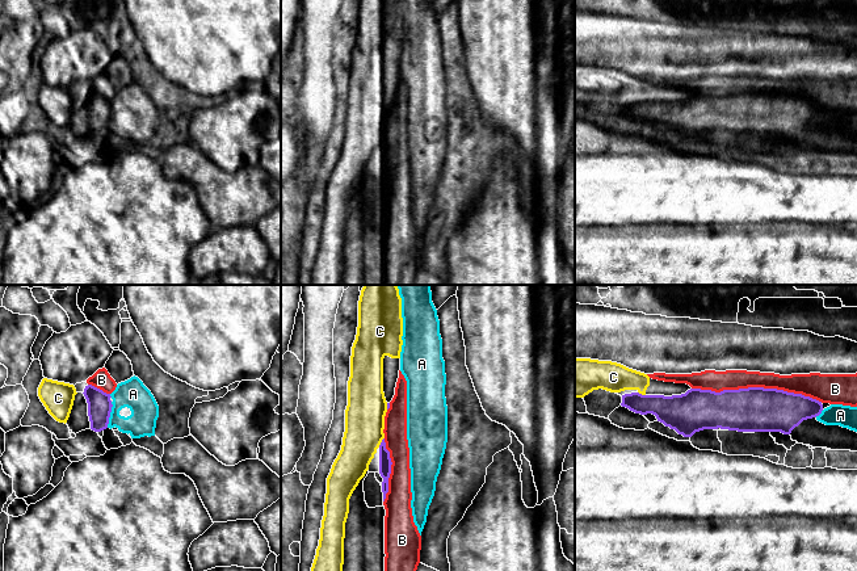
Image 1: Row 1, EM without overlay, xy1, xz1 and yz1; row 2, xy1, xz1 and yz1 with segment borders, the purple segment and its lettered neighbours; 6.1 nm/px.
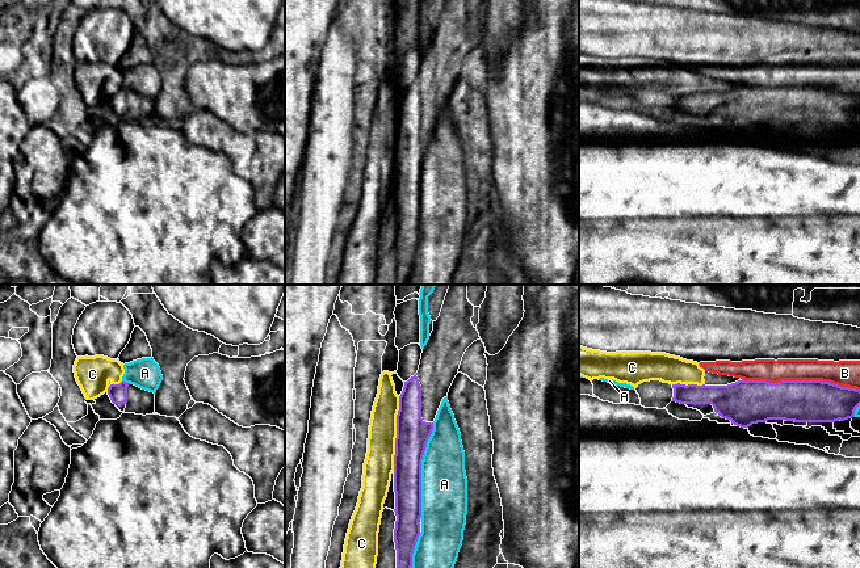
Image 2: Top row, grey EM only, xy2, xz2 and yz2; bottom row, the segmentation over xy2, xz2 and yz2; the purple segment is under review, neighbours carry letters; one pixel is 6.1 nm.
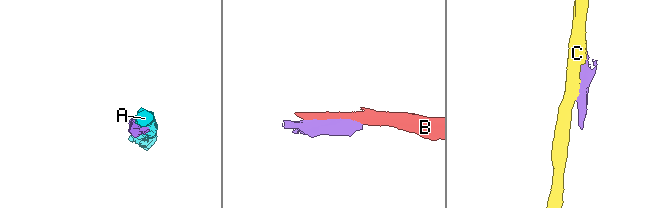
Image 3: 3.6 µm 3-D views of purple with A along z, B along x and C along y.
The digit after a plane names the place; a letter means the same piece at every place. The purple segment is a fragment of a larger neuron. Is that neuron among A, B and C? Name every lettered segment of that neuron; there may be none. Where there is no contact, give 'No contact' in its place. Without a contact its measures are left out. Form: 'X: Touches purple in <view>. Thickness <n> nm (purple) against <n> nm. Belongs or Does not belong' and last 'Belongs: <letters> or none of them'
A: Touches purple in xz2. Thickness 200 nm (purple) against 280 nm. Does not belong
B: Touches purple in yz1. Thickness 280 nm (purple) against 130 nm. Does not belong
C: Touches purple in xz2. Thickness 200 nm (purple) against 180 nm. Does not belong
Belongs: none of them

